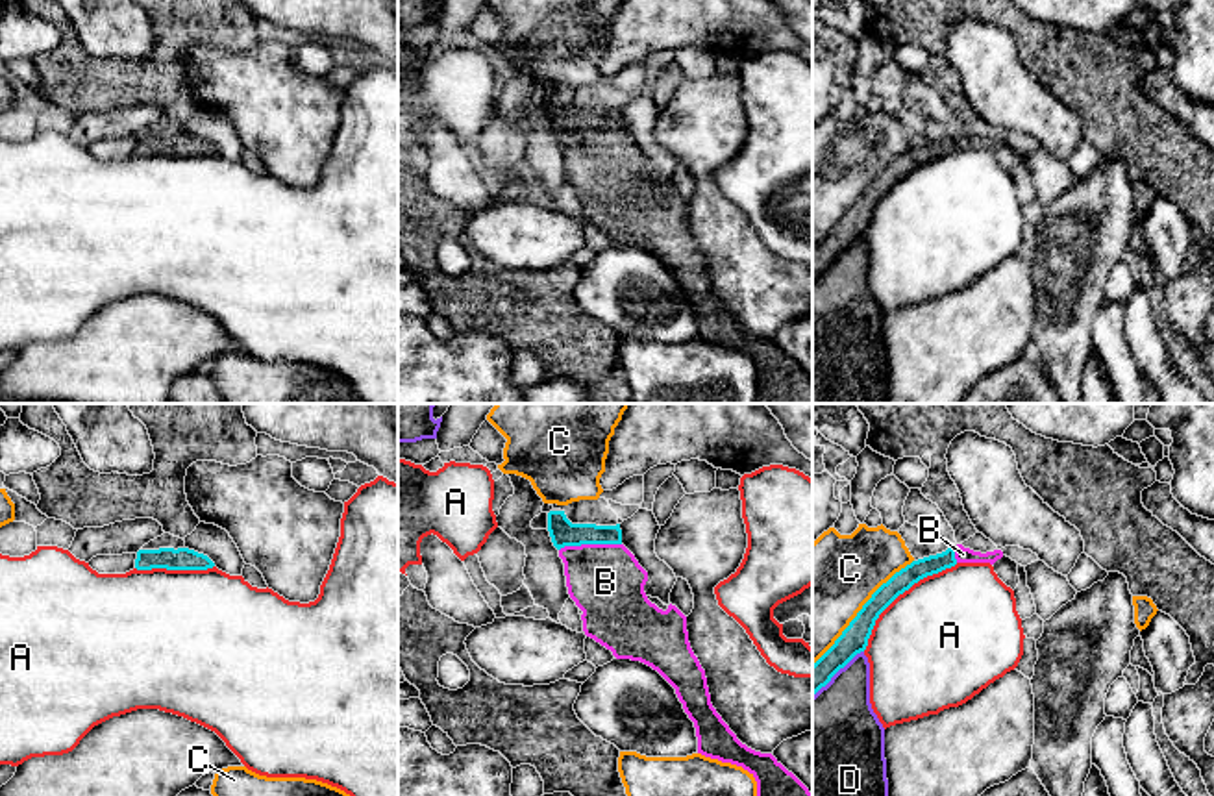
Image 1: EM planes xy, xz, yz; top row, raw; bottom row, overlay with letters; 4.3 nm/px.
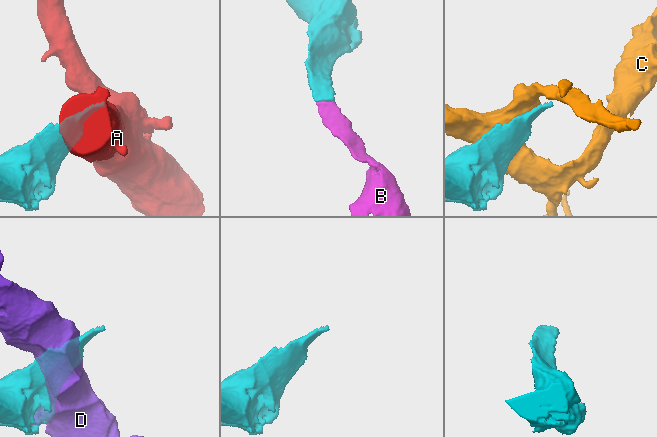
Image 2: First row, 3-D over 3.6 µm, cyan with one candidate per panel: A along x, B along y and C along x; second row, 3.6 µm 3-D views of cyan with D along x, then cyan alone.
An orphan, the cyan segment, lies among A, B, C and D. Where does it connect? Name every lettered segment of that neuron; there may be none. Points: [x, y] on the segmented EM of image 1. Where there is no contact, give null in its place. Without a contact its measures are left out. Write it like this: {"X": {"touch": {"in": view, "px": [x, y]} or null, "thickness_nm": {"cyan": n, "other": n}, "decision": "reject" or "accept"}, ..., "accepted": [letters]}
{"A": {"touch": {"in": "yz", "px": [900, 593]}, "thickness_nm": {"cyan": 110, "other": 480}, "decision": "reject"}, "B": {"touch": {"in": "xz", "px": [589, 543]}, "thickness_nm": {"cyan": 110, "other": 320}, "decision": "accept"}, "C": {"touch": {"in": "yz", "px": [861, 609]}, "thickness_nm": {"cyan": 120, "other": 420}, "decision": "reject"}, "D": {"touch": {"in": "yz", "px": [837, 671]}, "thickness_nm": {"cyan": 120, "other": 360}, "decision": "reject"}, "accepted": ["B"]}

